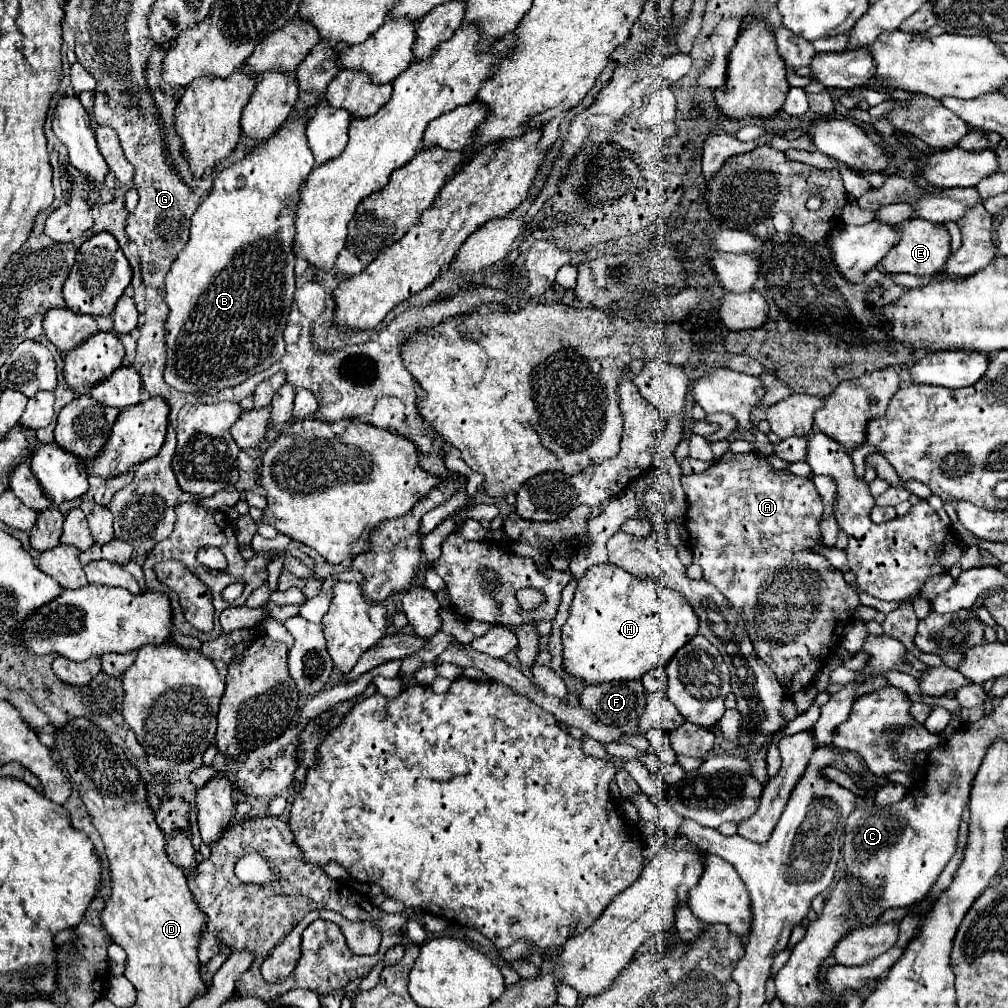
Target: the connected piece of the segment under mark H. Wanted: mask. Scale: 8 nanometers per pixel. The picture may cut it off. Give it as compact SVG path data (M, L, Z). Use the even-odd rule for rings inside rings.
M596 564L578 582L570 616L562 626L564 668L586 684L600 684L610 680L640 680L644 672L672 660L688 640L698 634L698 616L680 592L672 592L654 580L640 580L616 568L614 564Z

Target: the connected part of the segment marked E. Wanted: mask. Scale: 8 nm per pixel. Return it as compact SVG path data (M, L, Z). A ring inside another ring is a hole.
M910 218L898 224L896 228L900 232L900 242L882 260L882 270L886 274L906 272L914 276L932 276L944 266L946 258L950 256L950 234L944 224L932 224L920 218Z

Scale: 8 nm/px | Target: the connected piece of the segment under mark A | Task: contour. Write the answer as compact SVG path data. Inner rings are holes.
M726 452L702 474L682 476L682 488L688 498L686 528L692 542L692 560L702 566L704 580L720 588L730 604L752 626L752 644L760 660L776 674L782 686L800 682L808 686L824 668L836 644L842 640L842 628L850 622L852 612L860 606L842 572L832 568L826 558L812 556L822 546L818 522L822 518L822 500L810 478L794 476L788 470L774 470L762 454Z

